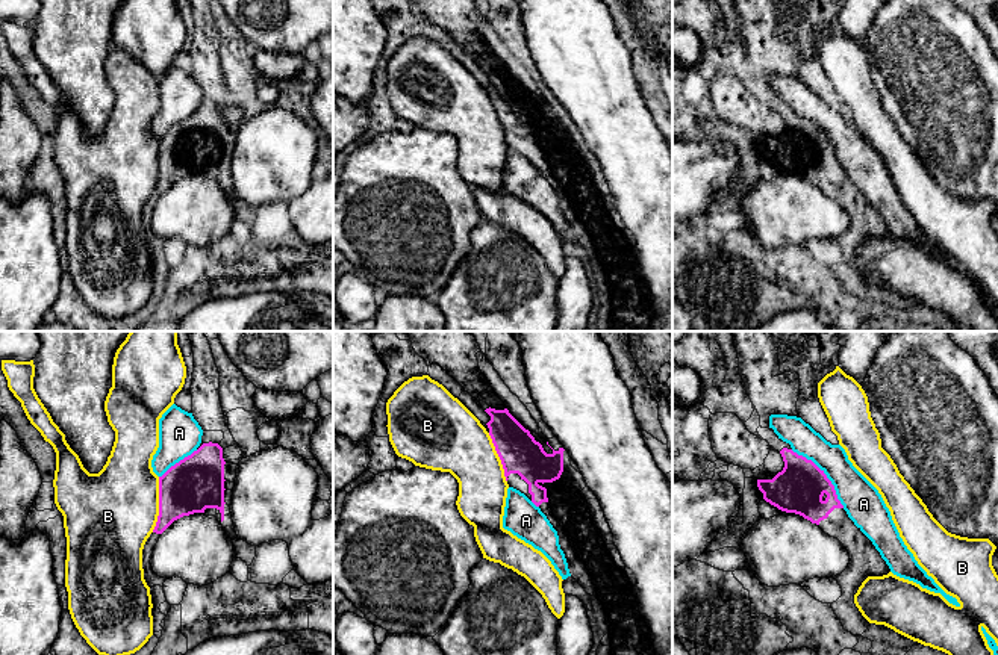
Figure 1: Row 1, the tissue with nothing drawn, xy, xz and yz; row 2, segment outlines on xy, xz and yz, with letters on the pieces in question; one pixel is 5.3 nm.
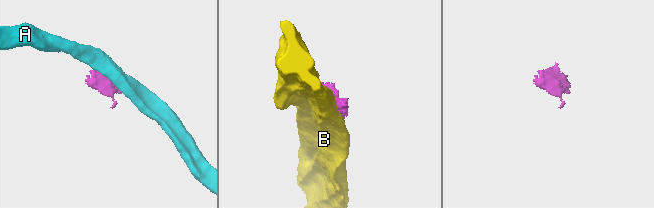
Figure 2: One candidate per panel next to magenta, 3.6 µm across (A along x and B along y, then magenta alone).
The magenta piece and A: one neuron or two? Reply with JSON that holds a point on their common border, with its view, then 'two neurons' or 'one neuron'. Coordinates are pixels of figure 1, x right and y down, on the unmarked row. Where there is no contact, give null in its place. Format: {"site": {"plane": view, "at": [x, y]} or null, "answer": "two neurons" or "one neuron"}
{"site": {"plane": "yz", "at": [824, 135]}, "answer": "two neurons"}

